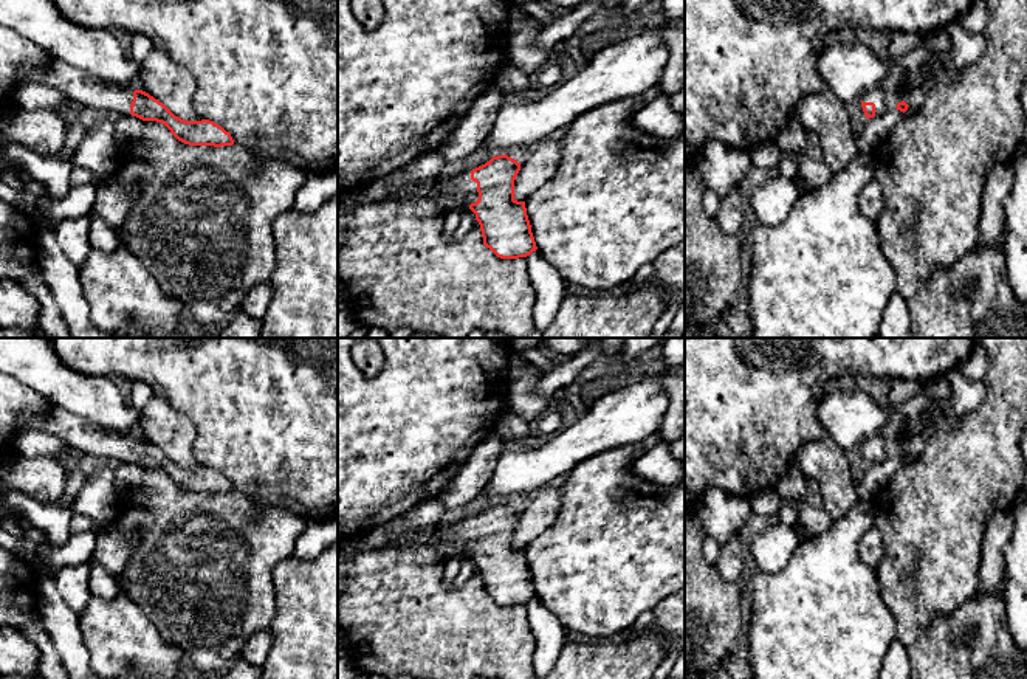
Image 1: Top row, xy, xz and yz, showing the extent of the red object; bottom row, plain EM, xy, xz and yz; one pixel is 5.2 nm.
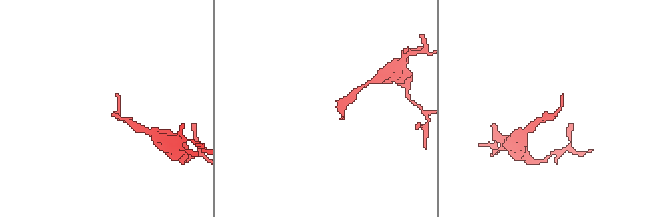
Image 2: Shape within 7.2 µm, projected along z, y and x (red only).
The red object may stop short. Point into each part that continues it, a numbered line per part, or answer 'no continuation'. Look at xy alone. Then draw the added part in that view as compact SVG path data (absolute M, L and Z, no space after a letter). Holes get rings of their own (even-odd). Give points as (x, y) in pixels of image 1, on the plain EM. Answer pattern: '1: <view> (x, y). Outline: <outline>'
1: xy (85, 437). Outline: M53 406L43 422L31 422L29 428L57 436L77 454L90 454L118 464L130 462L132 436L108 433L59 406Z

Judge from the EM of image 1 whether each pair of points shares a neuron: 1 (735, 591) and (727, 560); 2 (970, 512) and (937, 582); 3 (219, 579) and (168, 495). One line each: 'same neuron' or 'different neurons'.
1: different neurons
2: same neuron
3: same neuron

